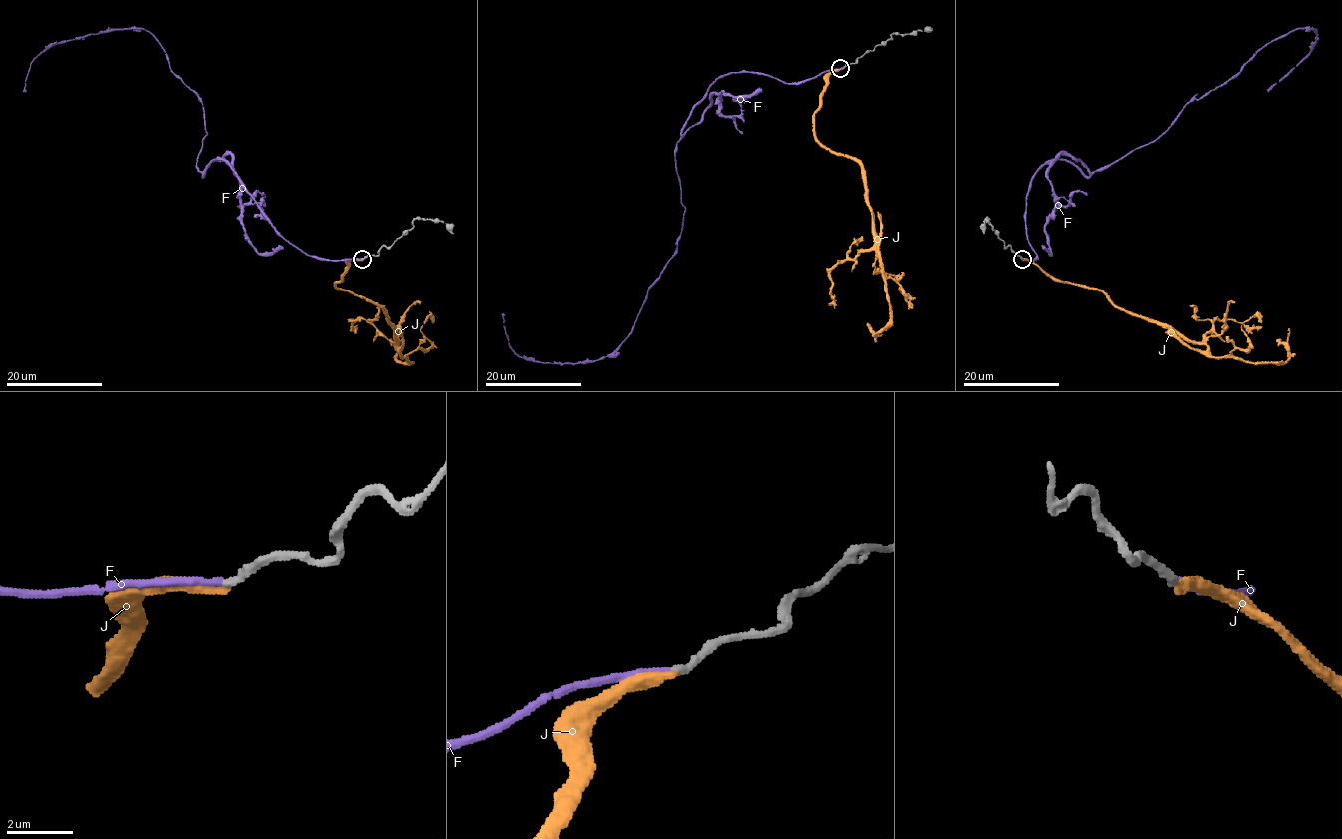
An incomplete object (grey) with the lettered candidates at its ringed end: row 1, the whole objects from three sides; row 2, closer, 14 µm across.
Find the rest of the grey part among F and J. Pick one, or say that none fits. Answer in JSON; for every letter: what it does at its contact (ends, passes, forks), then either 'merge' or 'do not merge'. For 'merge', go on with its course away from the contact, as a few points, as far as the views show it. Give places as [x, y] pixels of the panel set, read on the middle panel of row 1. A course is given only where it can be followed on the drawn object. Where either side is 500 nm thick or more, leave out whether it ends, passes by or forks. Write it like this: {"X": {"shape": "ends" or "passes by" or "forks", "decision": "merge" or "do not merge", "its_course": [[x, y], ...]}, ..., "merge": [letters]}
{"F": {"shape": "ends", "decision": "merge", "its_course": [[840, 68], [797, 83], [728, 73], [710, 86], [676, 145], [675, 254], [611, 353], [527, 360], [502, 313]]}, "J": {"shape": "ends", "decision": "do not merge"}, "merge": ["F"]}

